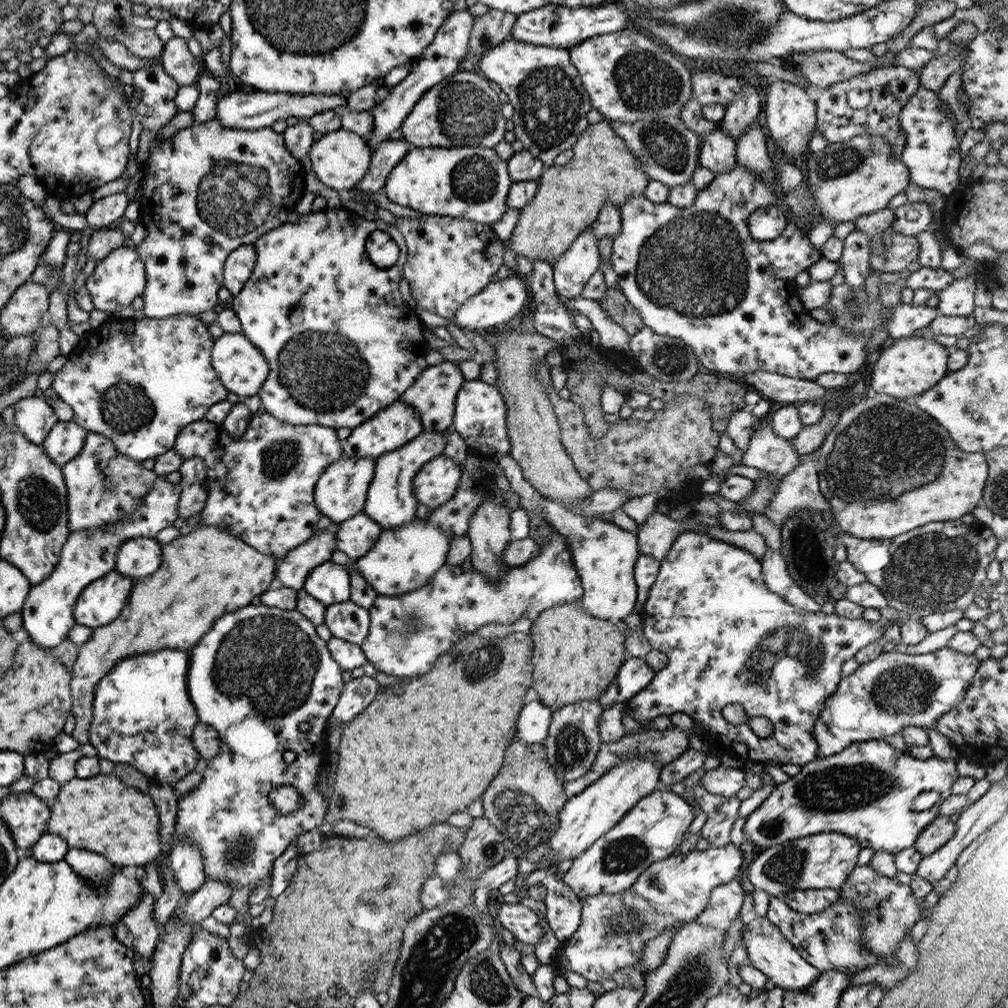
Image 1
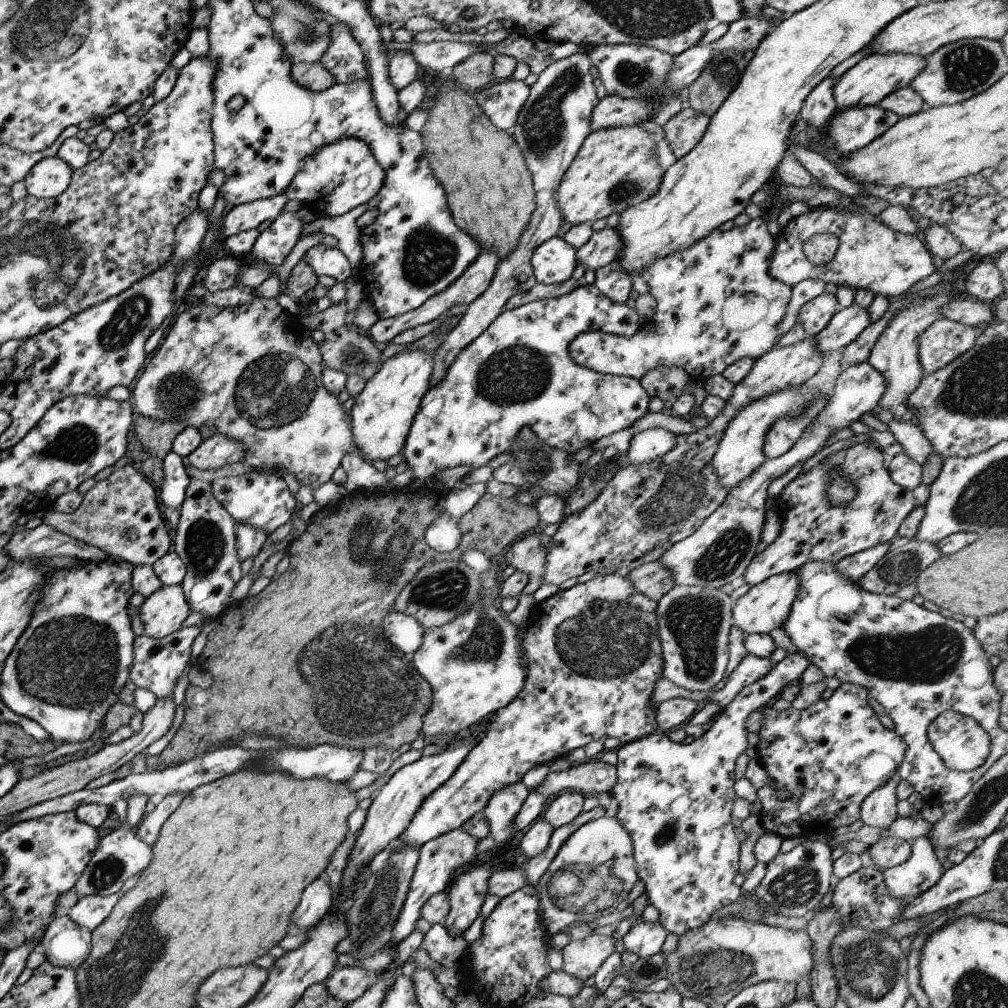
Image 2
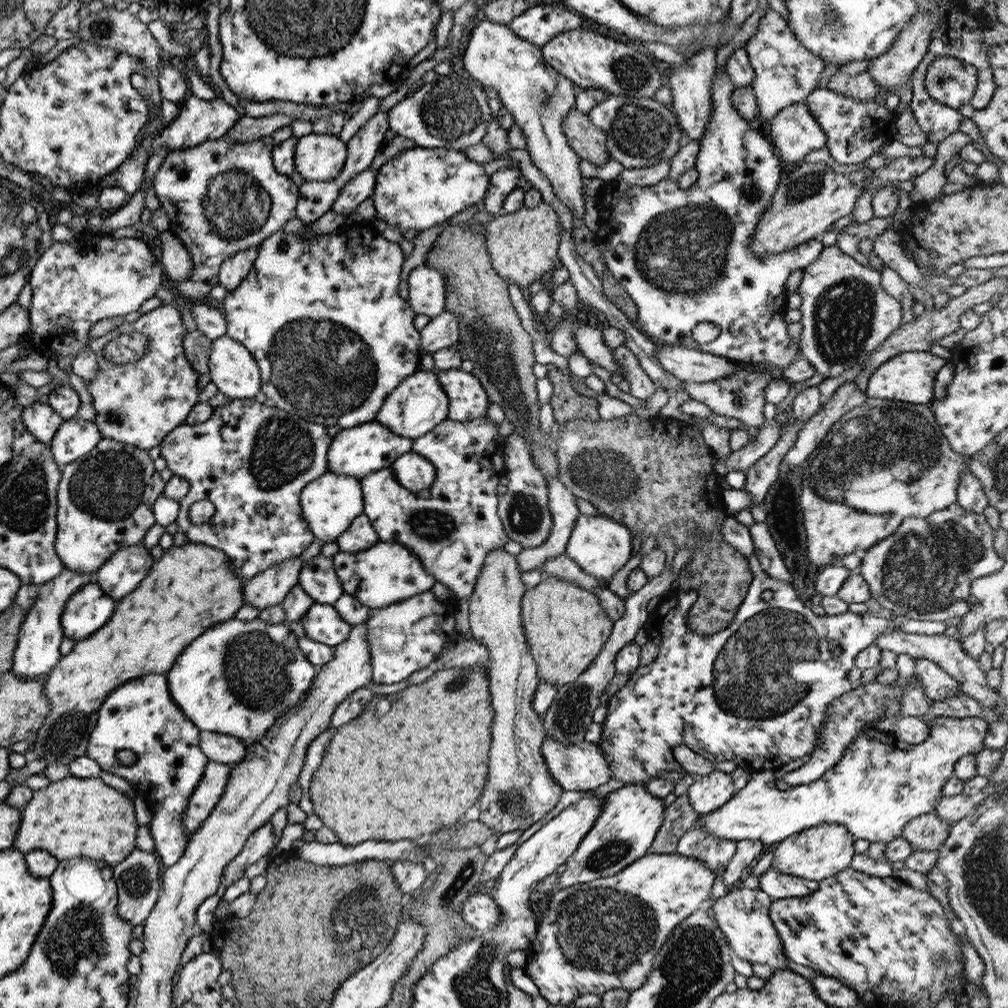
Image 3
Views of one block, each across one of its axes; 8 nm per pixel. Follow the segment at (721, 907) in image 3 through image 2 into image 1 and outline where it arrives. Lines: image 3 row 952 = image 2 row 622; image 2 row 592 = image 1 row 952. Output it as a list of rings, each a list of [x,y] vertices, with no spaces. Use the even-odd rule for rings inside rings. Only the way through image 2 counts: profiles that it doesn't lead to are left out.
[[[755,917],[747,922],[746,929],[740,935],[740,940],[745,946],[745,954],[751,967],[765,974],[775,987],[802,991],[813,981],[816,981],[816,978],[821,974],[819,970],[805,962],[800,954],[797,954],[794,946],[791,946],[790,942],[783,938],[777,927],[766,917]]]

